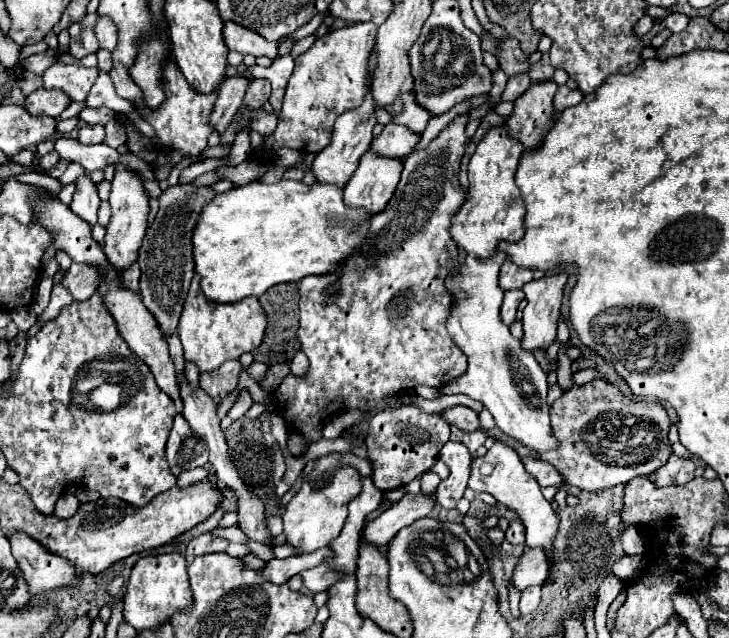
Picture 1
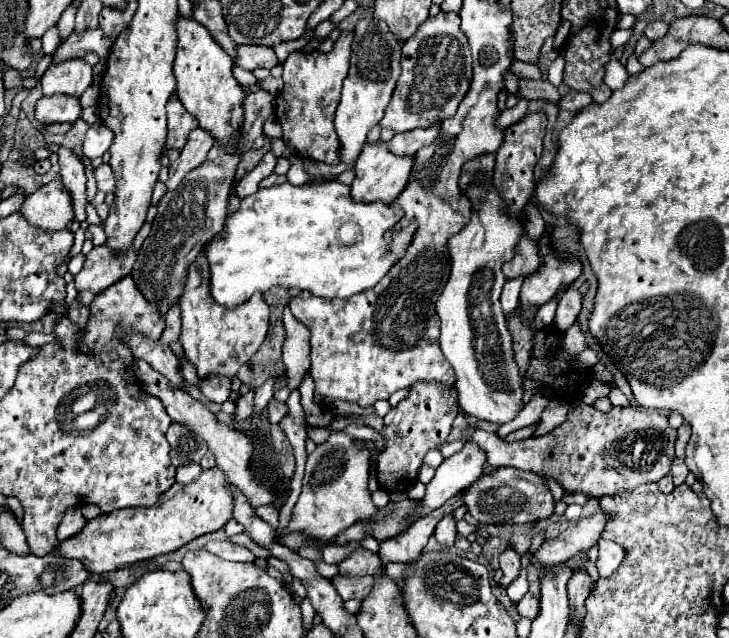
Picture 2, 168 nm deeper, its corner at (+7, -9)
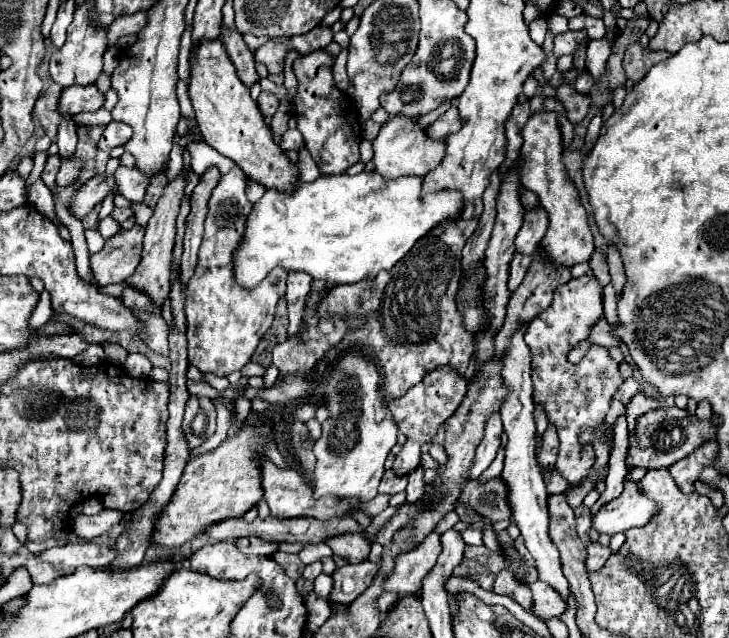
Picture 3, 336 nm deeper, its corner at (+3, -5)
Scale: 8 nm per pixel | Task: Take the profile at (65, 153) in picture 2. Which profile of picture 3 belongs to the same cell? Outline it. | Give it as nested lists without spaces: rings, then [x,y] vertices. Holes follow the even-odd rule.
[[[63,114],[59,128],[57,128],[57,146],[61,158],[71,158],[75,154],[77,146],[77,124],[73,122],[73,116]]]

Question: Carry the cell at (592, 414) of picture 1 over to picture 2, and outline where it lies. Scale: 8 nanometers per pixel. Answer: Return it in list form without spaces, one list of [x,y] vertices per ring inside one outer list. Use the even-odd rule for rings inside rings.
[[[573,404],[567,420],[543,436],[507,442],[485,430],[473,430],[471,434],[471,442],[477,442],[477,446],[485,450],[487,466],[513,466],[553,478],[567,494],[581,492],[593,498],[633,490],[669,474],[669,466],[675,458],[675,438],[677,432],[667,424],[665,414],[645,412],[633,406],[613,406],[609,412],[599,412],[587,404]]]

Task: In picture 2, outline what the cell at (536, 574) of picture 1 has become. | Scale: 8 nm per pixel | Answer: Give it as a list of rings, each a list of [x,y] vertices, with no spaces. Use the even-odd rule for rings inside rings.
[[[603,510],[595,512],[589,518],[581,518],[577,524],[569,526],[557,538],[543,542],[541,548],[533,552],[533,558],[541,566],[555,566],[555,564],[567,562],[577,552],[597,544],[605,522],[607,522],[607,516],[603,514]]]

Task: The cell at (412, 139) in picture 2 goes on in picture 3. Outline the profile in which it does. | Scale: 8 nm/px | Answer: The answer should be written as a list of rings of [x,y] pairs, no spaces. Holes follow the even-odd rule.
[[[453,104],[453,106],[449,108],[449,112],[445,112],[437,122],[429,124],[429,130],[427,130],[427,132],[429,132],[431,138],[445,138],[445,136],[461,130],[461,126],[463,126],[461,116],[459,116],[459,112],[457,112],[457,106]]]

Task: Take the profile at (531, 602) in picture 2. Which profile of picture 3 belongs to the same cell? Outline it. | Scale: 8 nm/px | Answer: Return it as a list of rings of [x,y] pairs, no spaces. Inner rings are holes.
[[[537,580],[529,588],[531,588],[531,594],[533,594],[533,612],[539,618],[561,616],[563,610],[567,608],[561,594],[557,594],[557,590],[553,590],[551,586],[545,586],[545,582]]]

